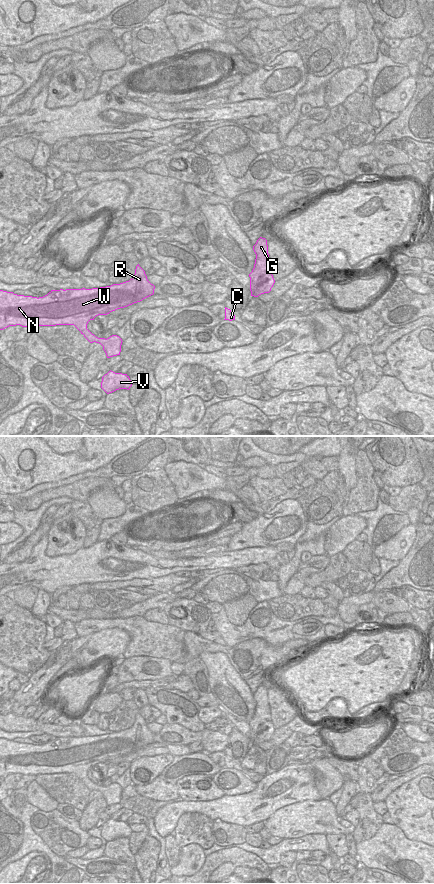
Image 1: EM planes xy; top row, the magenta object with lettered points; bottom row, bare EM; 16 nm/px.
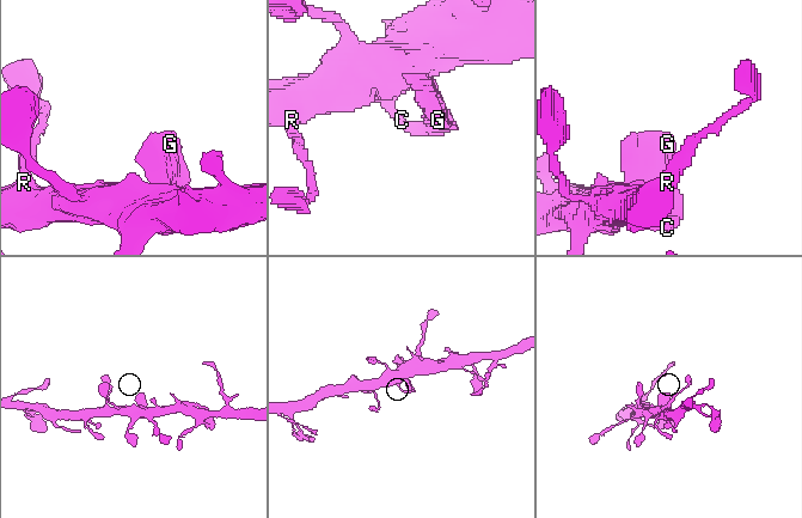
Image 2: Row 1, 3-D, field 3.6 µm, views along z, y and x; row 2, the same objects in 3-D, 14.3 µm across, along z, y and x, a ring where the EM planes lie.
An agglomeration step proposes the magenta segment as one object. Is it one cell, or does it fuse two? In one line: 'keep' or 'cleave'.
keep

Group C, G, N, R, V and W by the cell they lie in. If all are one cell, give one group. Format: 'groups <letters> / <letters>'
groups C G N R V W

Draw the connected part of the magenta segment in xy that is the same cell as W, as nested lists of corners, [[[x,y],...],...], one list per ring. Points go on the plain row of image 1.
[[[138,712],[134,724],[129,729],[106,735],[51,738],[47,743],[39,746],[0,738],[0,778],[16,773],[36,776],[74,773],[90,791],[101,792],[107,806],[110,806],[120,803],[122,787],[117,783],[112,783],[107,787],[98,786],[87,777],[88,770],[98,763],[107,763],[117,757],[140,750],[153,743],[154,737],[155,734],[148,729],[145,719]]]

